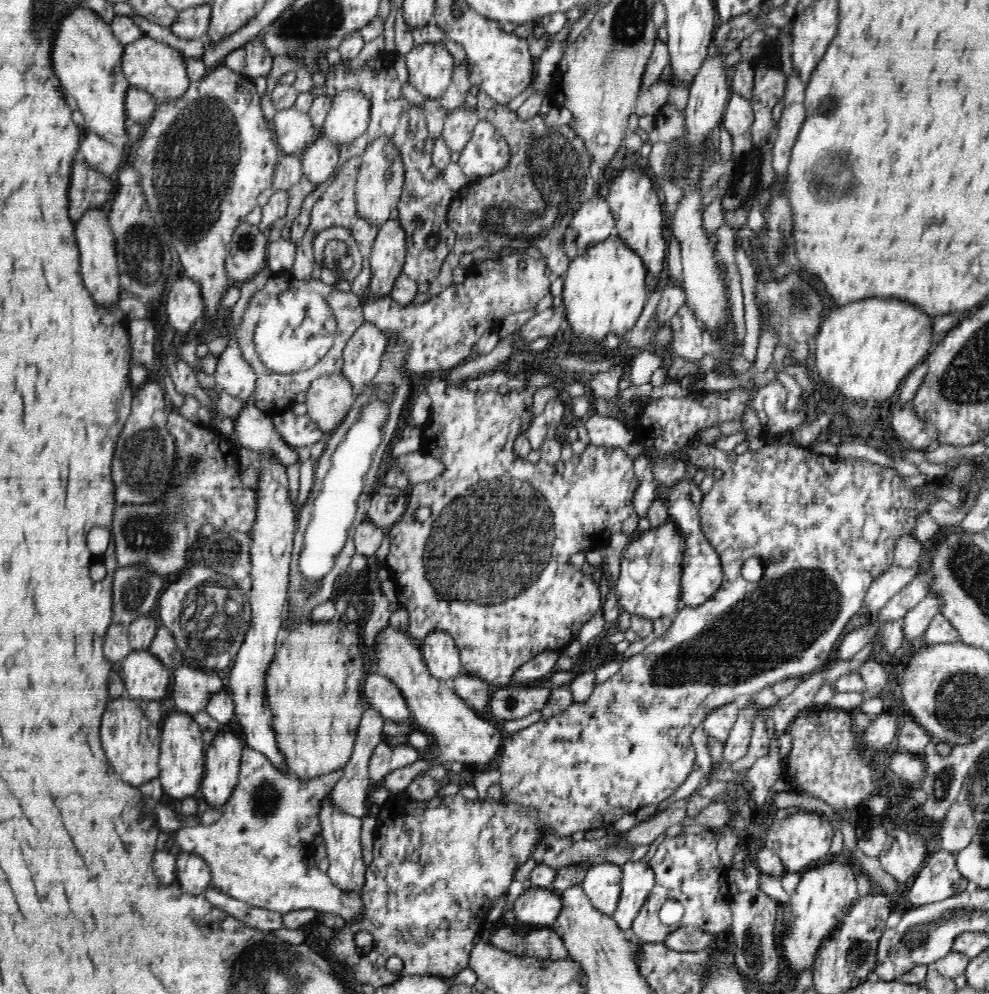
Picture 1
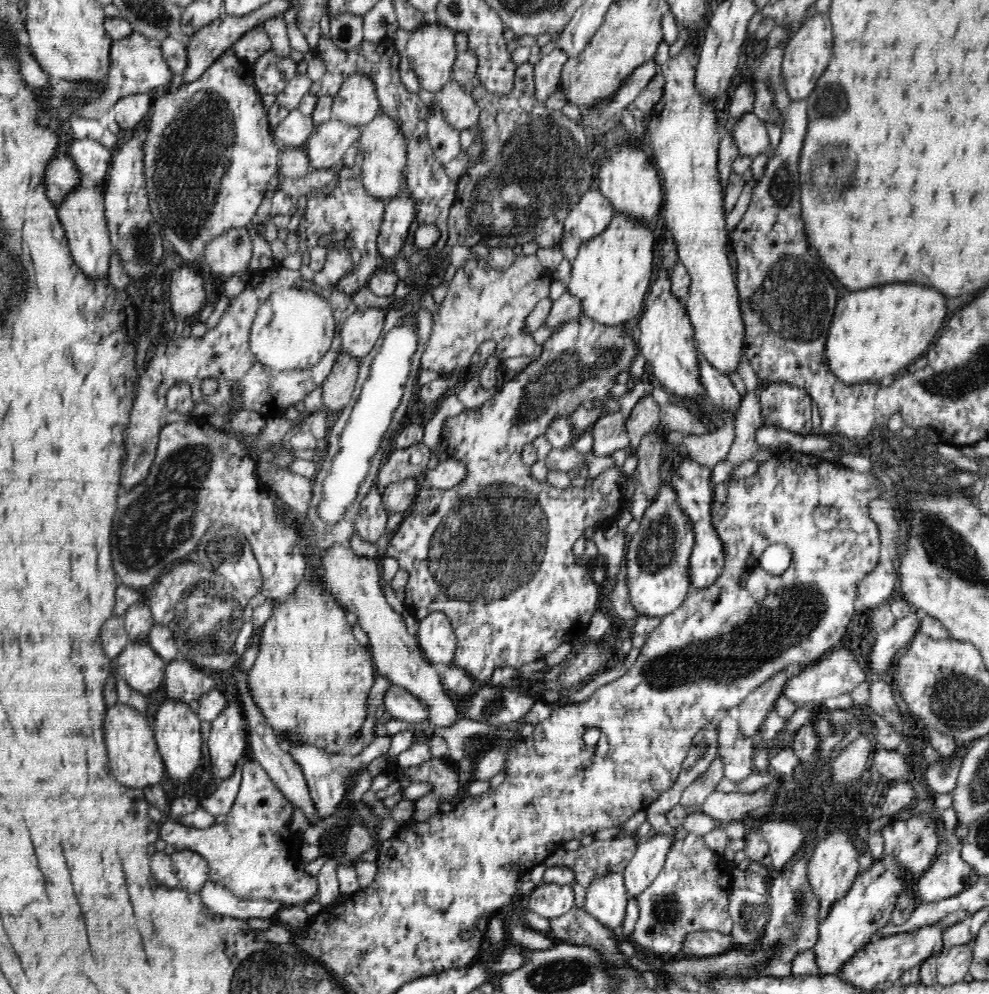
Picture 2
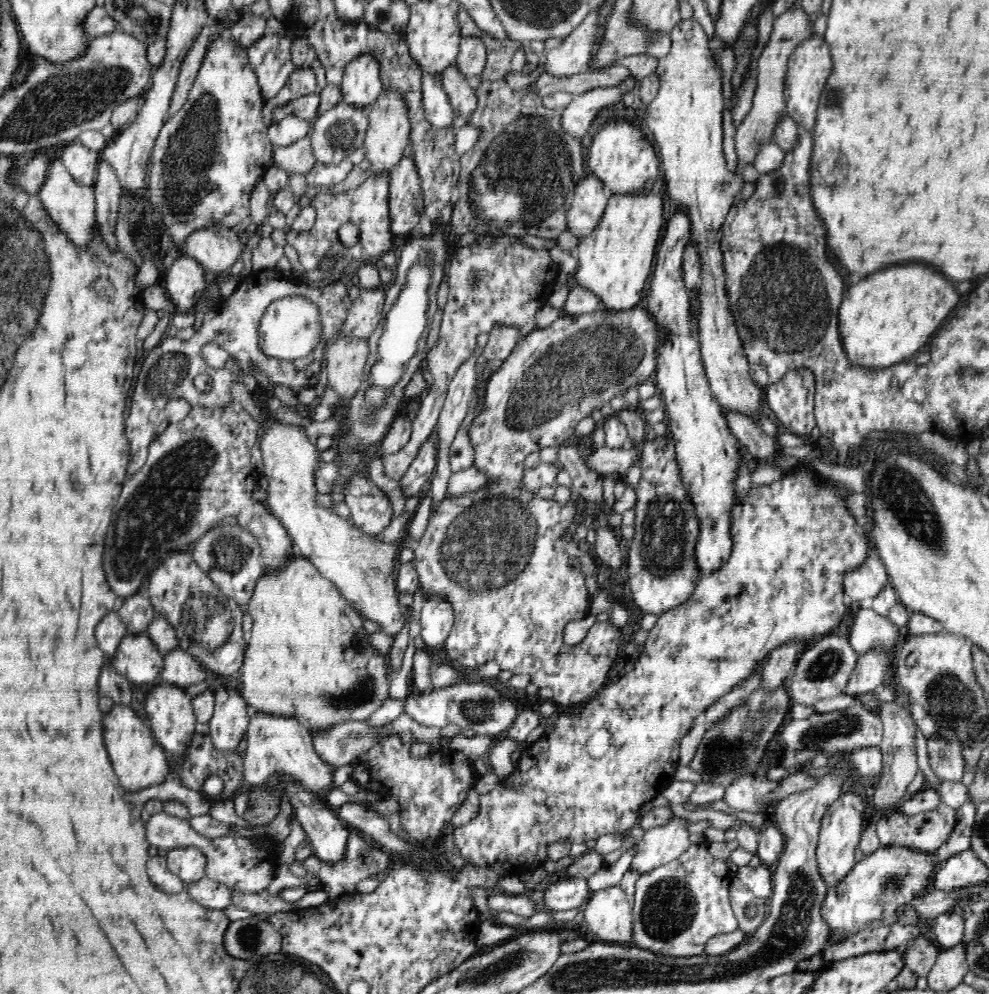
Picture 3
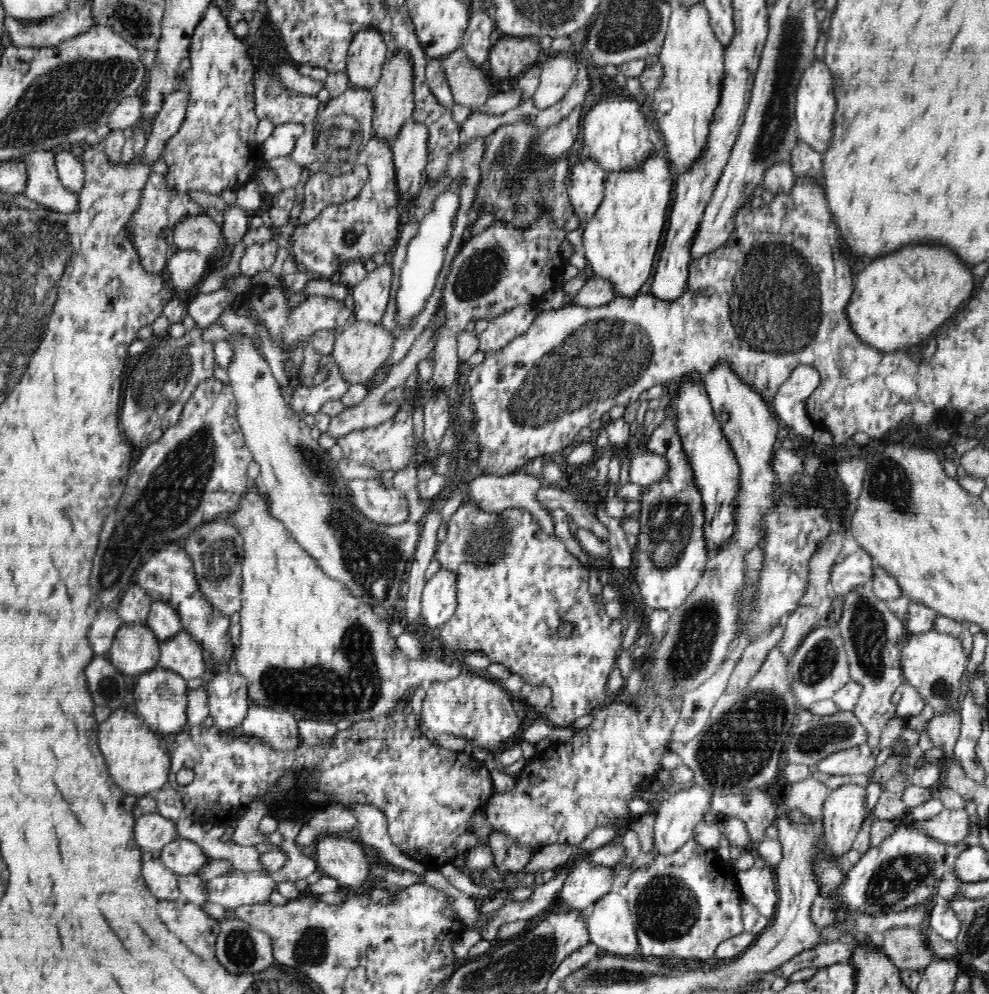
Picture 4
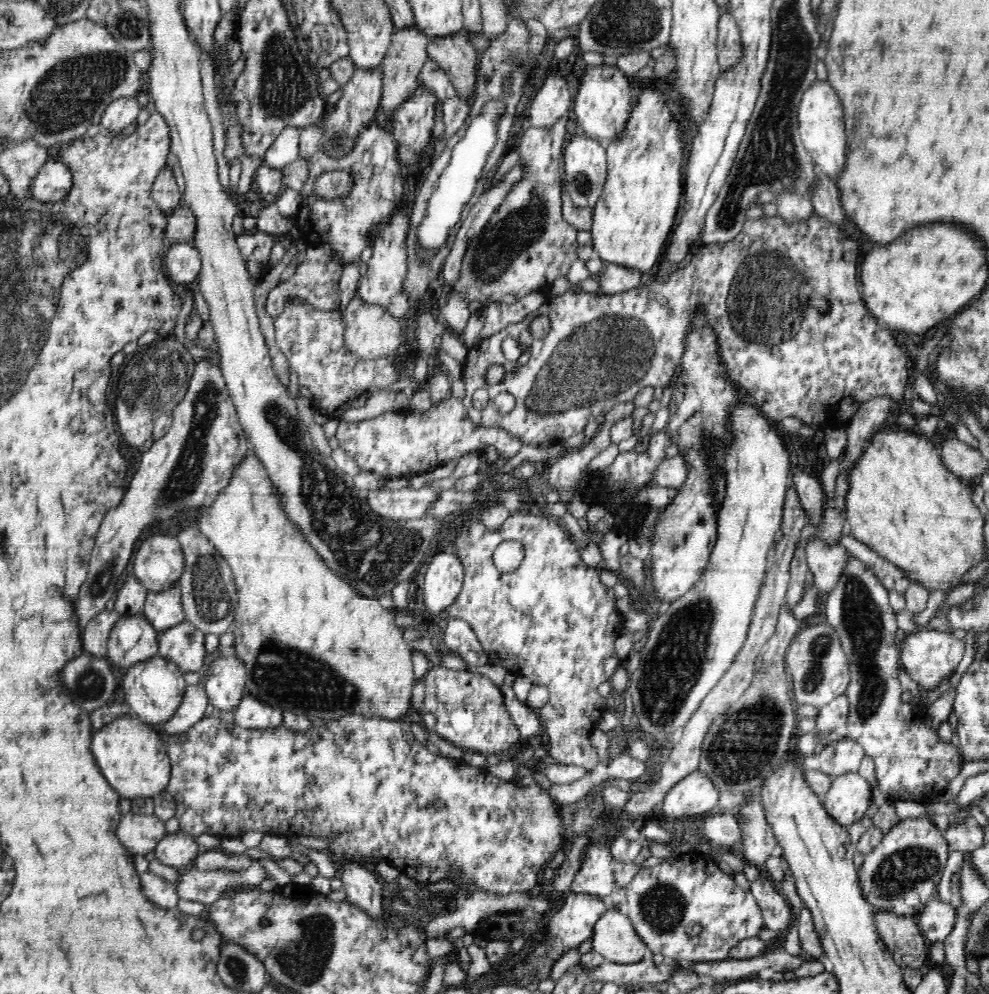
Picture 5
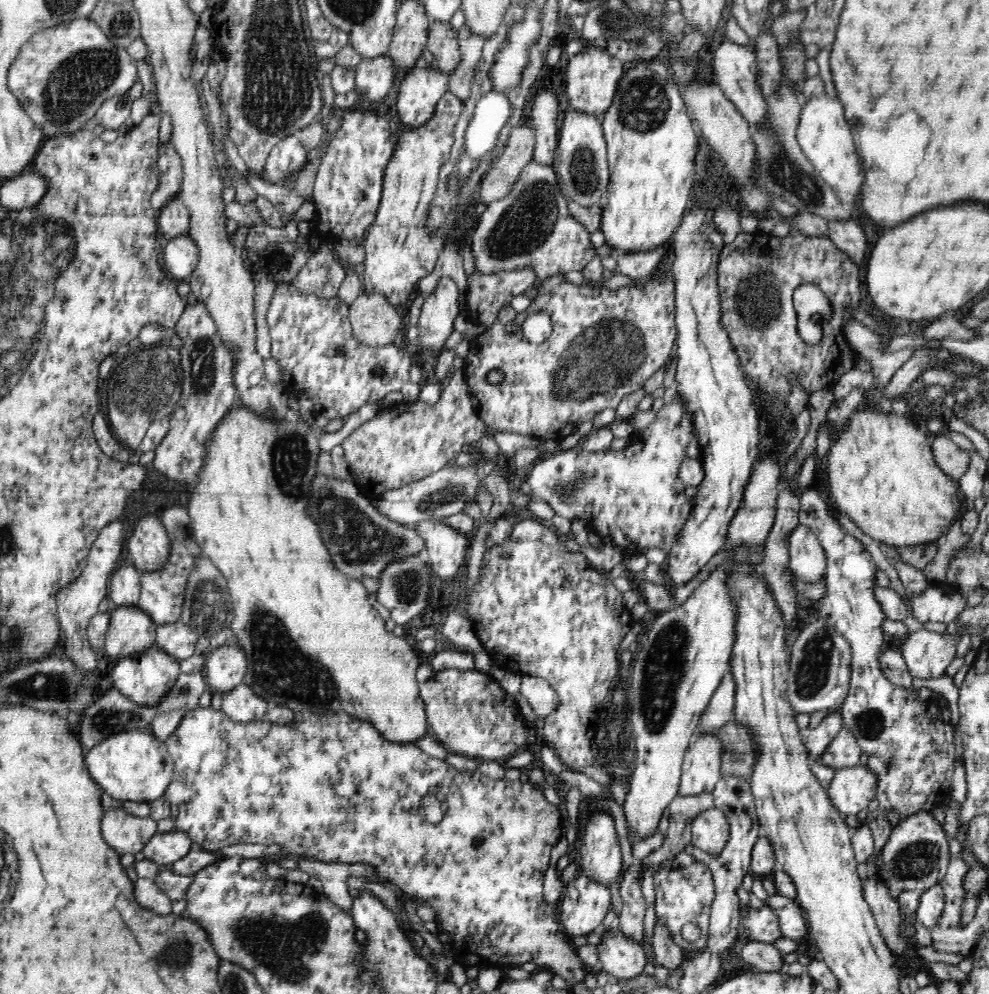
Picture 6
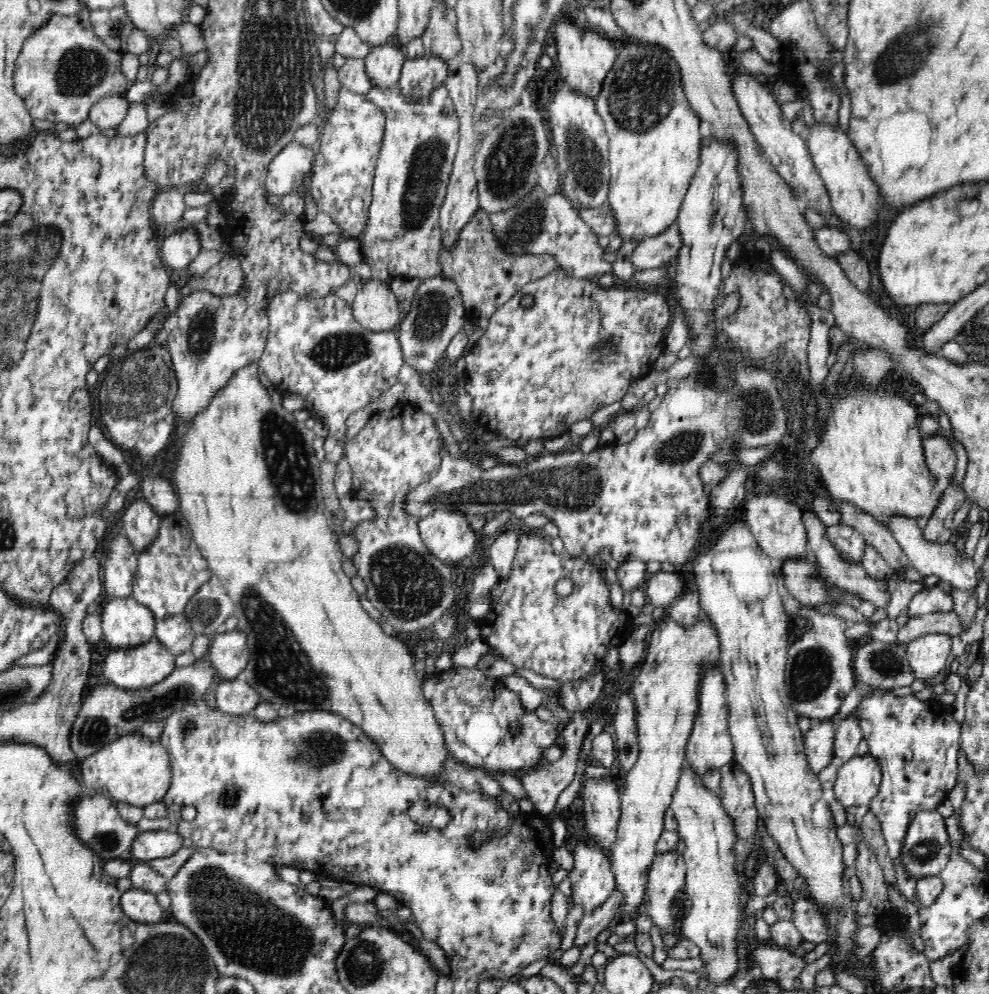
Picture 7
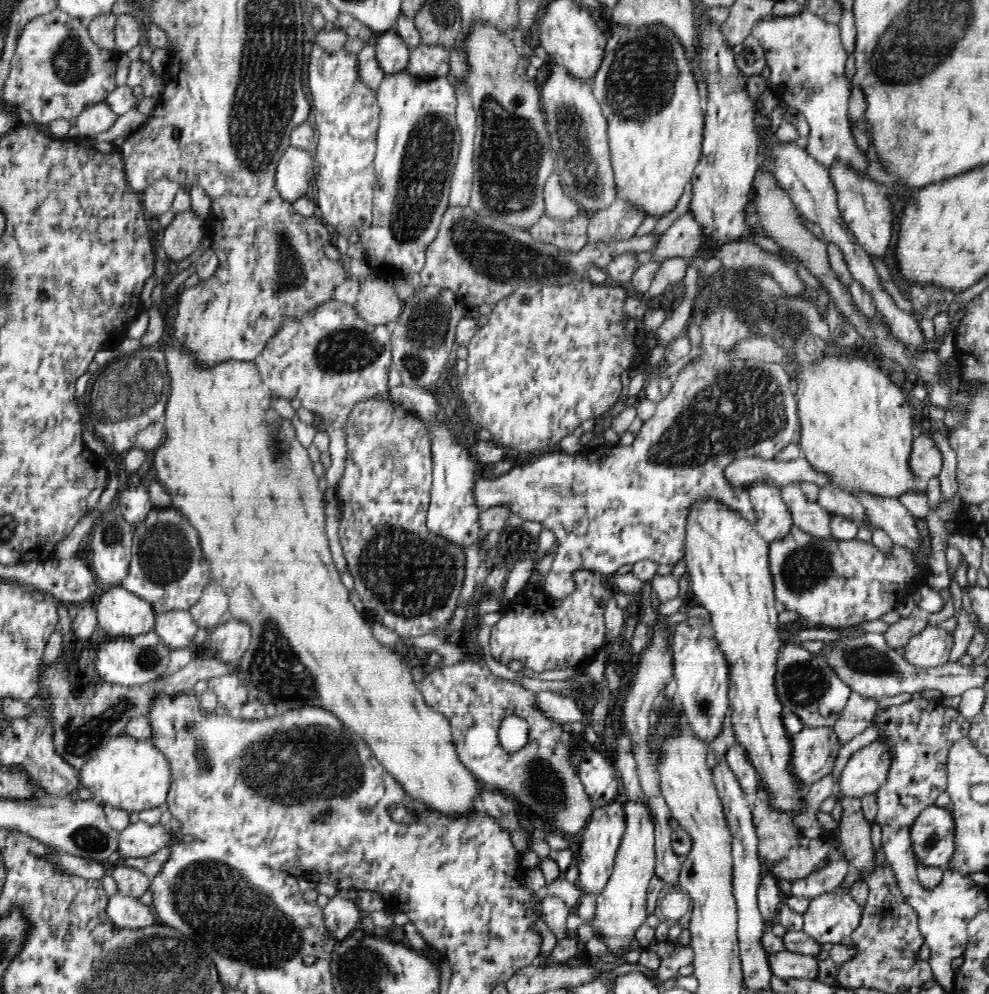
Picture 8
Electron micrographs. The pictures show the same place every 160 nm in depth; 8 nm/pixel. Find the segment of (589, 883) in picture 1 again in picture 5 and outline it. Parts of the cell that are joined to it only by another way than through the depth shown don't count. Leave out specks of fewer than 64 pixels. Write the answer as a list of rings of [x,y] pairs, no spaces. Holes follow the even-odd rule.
[[[608,908],[593,930],[593,950],[614,964],[634,964],[648,953],[647,946],[633,928],[629,917]]]

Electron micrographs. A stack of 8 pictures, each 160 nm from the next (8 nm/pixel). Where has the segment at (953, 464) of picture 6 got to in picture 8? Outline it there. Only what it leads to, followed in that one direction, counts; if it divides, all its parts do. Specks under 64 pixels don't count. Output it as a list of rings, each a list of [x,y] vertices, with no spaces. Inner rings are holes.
[[[929,435],[914,438],[909,454],[910,470],[914,476],[922,480],[930,480],[939,476],[942,468],[941,452]]]

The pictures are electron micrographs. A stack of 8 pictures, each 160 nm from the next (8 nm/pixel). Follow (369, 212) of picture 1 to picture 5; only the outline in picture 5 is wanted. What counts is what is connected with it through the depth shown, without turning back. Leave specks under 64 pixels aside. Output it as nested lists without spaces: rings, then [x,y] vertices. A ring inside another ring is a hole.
[[[415,25],[408,26],[404,30],[398,30],[392,36],[388,52],[380,66],[382,73],[381,107],[387,117],[390,118],[395,113],[395,110],[419,87],[421,68],[429,59],[427,54],[428,43],[428,37]]]

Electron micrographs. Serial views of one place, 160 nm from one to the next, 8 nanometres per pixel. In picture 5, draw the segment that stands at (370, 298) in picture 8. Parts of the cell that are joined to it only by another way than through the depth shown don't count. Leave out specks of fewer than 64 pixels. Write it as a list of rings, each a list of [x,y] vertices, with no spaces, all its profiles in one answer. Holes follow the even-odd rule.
[[[354,297],[345,310],[344,342],[352,355],[362,359],[394,357],[402,342],[402,326],[397,317],[378,305]]]

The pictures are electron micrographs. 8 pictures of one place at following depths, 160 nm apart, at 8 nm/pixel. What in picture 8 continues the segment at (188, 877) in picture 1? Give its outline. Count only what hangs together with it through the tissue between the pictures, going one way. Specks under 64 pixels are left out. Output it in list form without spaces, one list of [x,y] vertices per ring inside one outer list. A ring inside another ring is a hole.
[[[138,819],[119,831],[118,850],[120,858],[149,857],[158,850],[170,846],[176,836],[170,835],[162,825],[149,825]]]

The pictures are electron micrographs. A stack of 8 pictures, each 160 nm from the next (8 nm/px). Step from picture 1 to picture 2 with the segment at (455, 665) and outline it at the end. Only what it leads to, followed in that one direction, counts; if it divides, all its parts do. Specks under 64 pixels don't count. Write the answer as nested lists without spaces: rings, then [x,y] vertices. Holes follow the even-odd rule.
[[[440,611],[419,620],[416,636],[426,660],[439,668],[453,665],[457,639],[450,619]]]

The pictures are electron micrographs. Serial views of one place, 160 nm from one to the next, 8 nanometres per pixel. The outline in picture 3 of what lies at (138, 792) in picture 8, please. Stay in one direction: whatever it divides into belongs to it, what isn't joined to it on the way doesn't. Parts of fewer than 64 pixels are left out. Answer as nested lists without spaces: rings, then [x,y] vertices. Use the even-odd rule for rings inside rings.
[[[114,704],[104,716],[104,744],[120,786],[138,792],[152,785],[164,783],[170,770],[166,752],[156,743],[149,722],[142,720],[130,705]]]

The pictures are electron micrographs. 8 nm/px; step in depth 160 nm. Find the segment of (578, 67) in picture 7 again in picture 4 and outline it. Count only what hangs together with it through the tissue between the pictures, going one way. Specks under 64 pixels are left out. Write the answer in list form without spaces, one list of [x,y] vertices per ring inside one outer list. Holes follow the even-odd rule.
[[[608,90],[606,94],[588,110],[581,121],[584,148],[590,153],[590,158],[608,173],[644,164],[650,156],[656,154],[656,146],[650,141],[646,118],[640,111],[640,105],[628,94],[618,95],[612,90]]]

